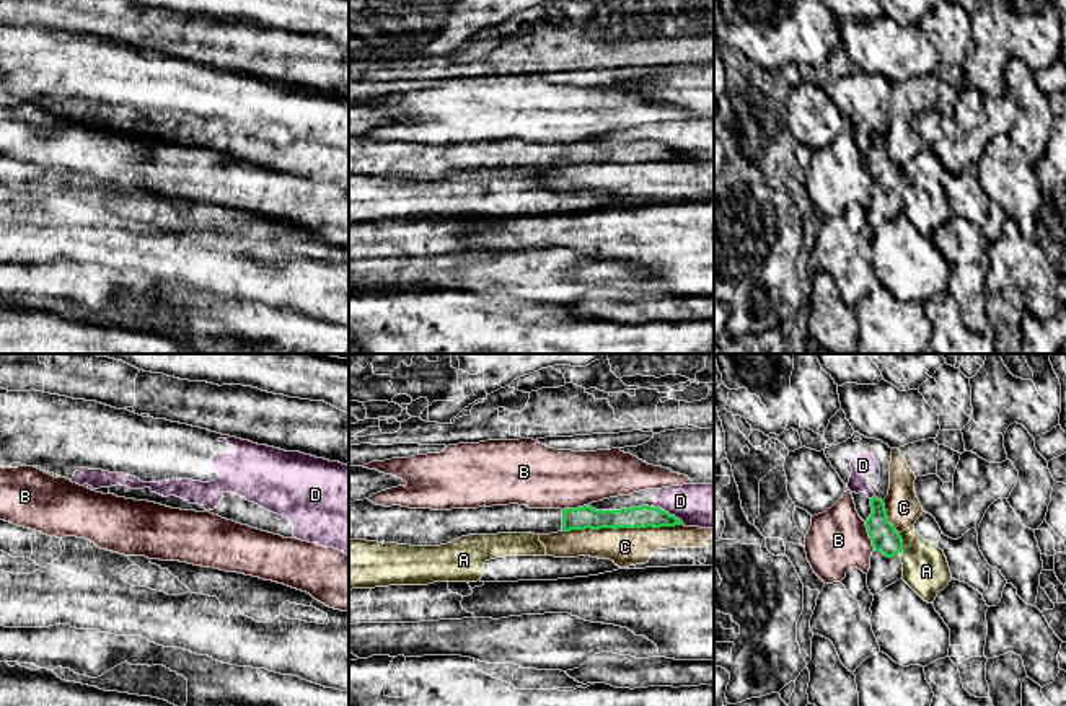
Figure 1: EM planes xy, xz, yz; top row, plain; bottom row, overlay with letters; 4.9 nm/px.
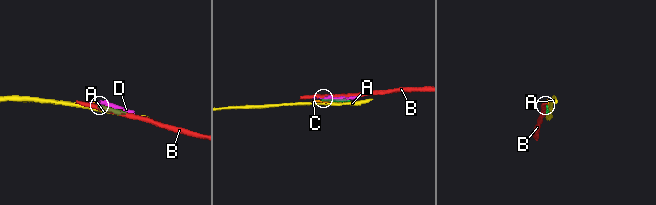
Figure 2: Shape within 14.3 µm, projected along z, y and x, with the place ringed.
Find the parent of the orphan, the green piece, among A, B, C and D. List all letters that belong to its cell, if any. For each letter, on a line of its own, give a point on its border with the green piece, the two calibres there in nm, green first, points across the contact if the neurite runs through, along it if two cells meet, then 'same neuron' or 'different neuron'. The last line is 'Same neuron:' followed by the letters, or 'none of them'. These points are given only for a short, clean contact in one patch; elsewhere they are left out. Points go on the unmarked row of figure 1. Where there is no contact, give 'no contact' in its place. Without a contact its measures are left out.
A: yz (902, 178) | 140/220 nm | different neuron
B: yz (869, 170) | 140/300 nm | different neuron
C: xz (621, 162) | 110/190 nm | different neuron
D: xz (667, 147) | 110/220 nm | different neuron
Same neuron: none of them

